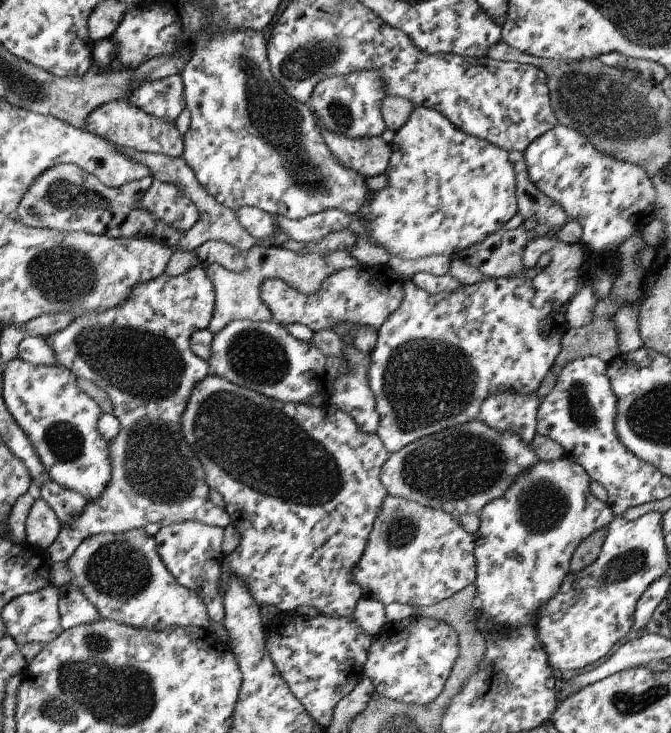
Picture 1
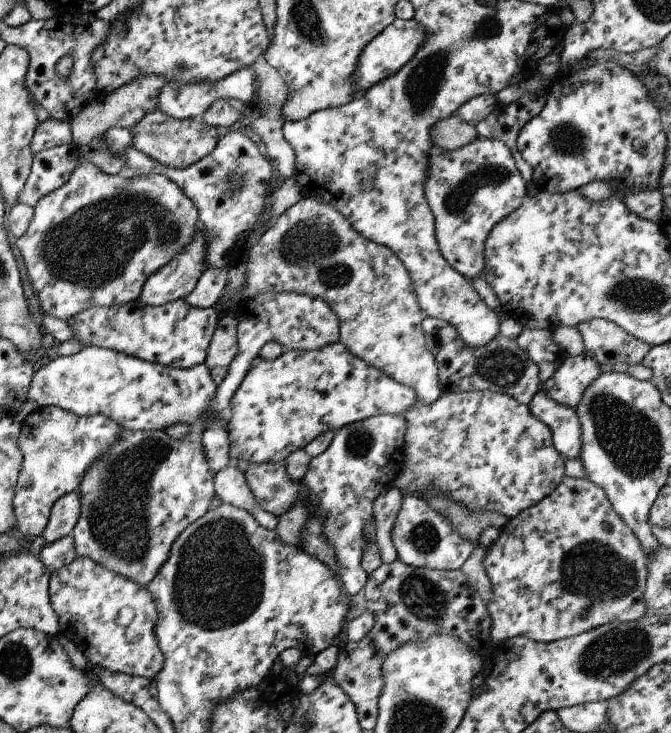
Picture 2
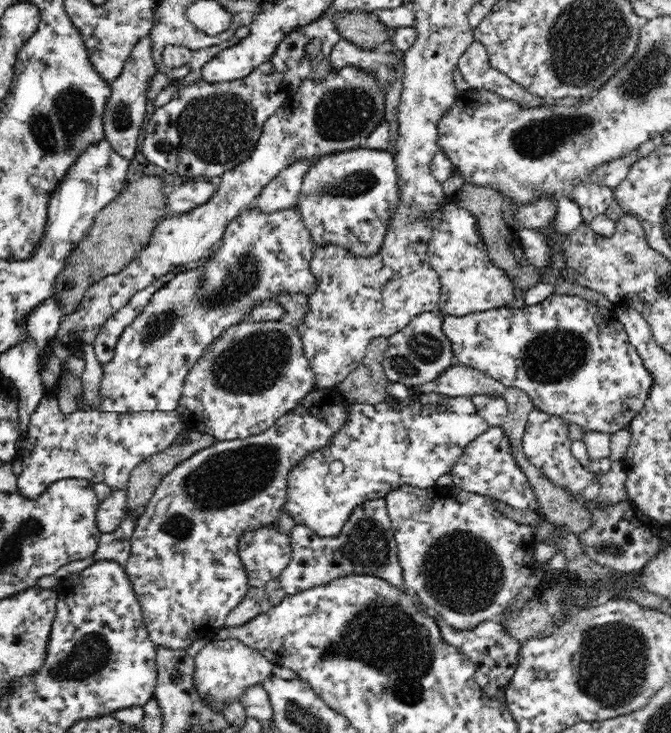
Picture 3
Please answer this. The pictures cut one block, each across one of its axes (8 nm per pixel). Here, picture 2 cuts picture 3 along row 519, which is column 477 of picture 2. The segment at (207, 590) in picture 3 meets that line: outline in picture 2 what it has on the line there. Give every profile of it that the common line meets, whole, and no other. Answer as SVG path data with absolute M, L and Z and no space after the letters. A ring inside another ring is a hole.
M476 137L453 150L432 145L427 152L427 178L423 196L434 218L434 234L441 256L461 276L481 277L483 246L489 230L526 196L526 182L517 172L513 157L503 142Z

